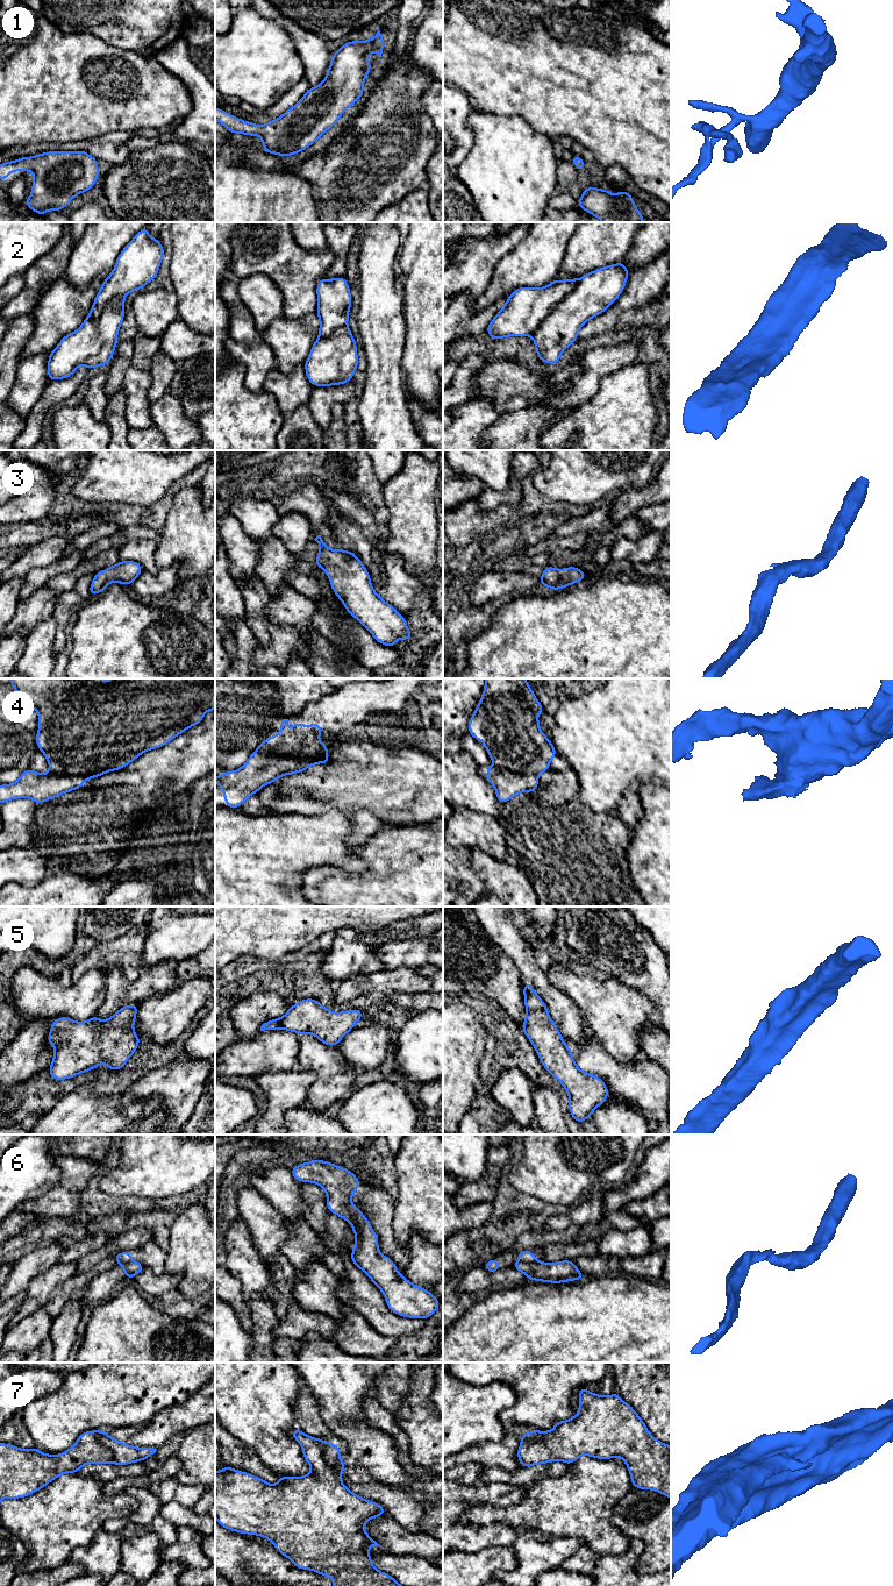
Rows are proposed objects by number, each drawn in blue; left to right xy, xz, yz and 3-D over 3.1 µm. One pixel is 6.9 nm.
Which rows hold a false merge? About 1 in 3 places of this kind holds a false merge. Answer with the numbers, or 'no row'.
2, 4, 6, 7

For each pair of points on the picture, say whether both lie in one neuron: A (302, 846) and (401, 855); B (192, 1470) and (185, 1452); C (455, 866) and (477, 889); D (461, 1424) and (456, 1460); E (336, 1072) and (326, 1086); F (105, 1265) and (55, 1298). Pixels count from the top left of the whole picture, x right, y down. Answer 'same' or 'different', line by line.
A: different
B: same
C: same
D: different
E: same
F: same

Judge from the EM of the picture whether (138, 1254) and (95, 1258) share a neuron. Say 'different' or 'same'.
different

